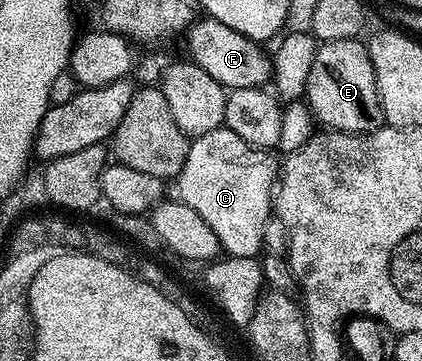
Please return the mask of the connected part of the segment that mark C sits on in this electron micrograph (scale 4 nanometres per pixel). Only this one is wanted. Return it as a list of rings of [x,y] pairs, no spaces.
[[[225,125],[194,140],[177,177],[178,198],[197,209],[201,221],[213,229],[220,248],[236,259],[254,259],[263,251],[265,225],[273,217],[273,196],[281,163],[267,149],[251,147]]]

